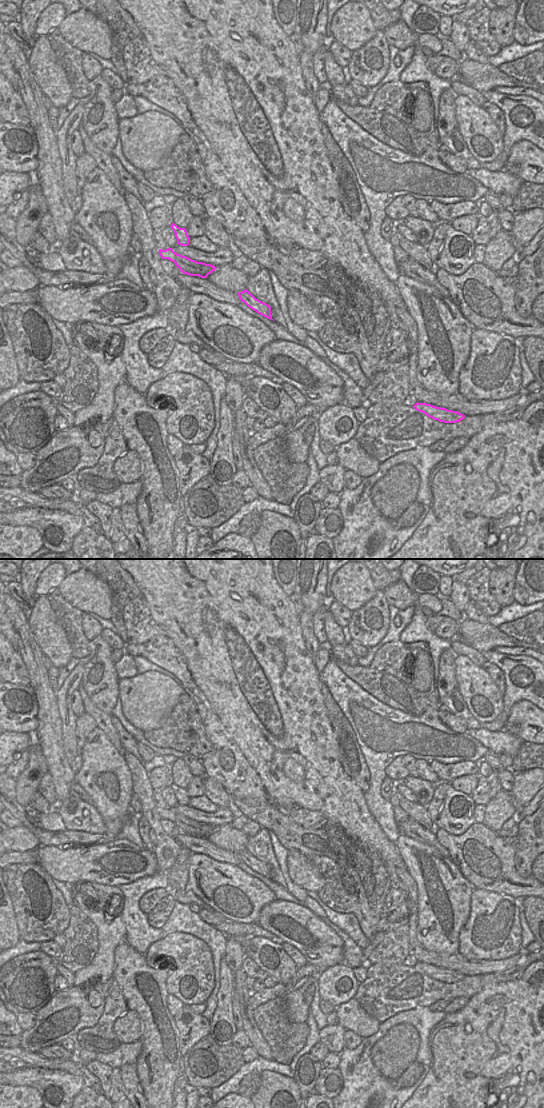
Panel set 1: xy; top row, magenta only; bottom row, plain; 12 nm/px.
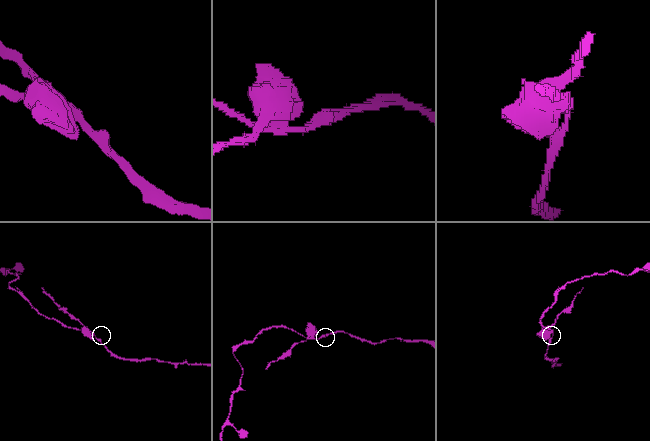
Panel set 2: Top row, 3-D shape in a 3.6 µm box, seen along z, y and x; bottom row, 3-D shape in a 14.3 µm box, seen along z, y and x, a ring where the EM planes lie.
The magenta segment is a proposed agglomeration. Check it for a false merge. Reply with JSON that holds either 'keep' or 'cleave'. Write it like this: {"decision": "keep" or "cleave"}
{"decision": "cleave"}

